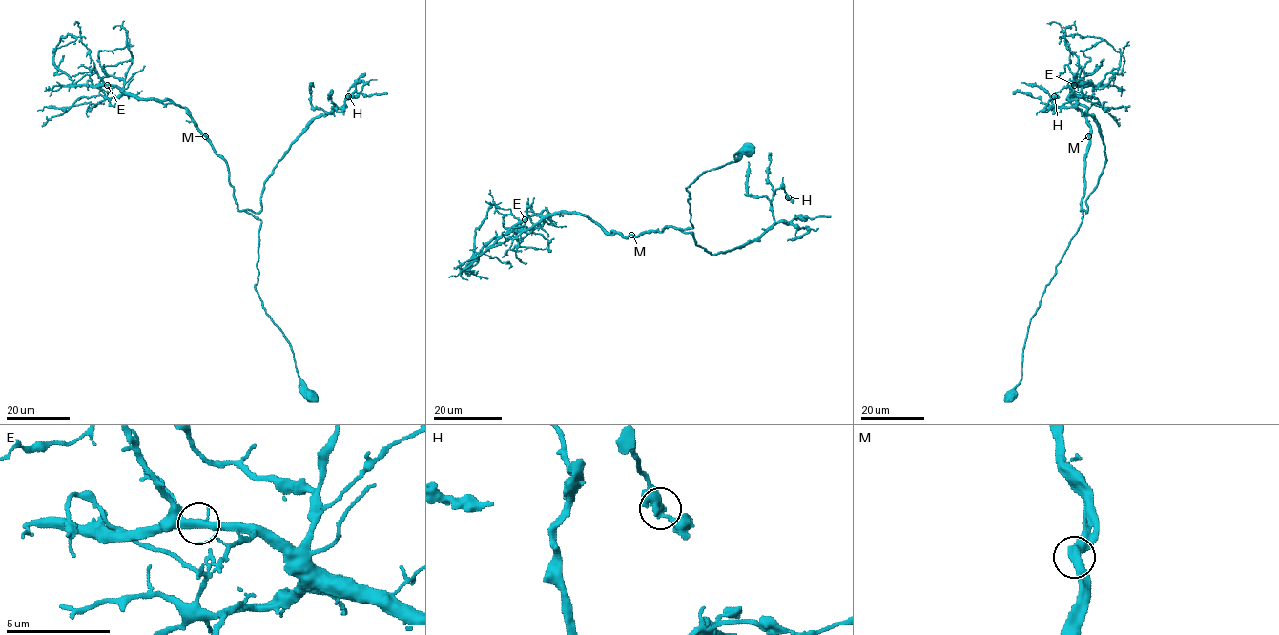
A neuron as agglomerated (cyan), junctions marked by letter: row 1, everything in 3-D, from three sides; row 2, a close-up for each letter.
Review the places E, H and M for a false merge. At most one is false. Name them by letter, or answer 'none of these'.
none of these

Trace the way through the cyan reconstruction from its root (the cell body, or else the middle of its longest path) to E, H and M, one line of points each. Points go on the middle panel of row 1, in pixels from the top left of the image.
E: (750, 150), (707, 170), (686, 189), (692, 228), (624, 237), (575, 213), (525, 219)
H: (750, 150), (686, 189), (692, 227), (676, 229), (712, 255), (725, 253), (773, 223), (777, 189), (789, 197)
M: (750, 150), (736, 161), (707, 170), (686, 189), (692, 228), (666, 227), (631, 235)

